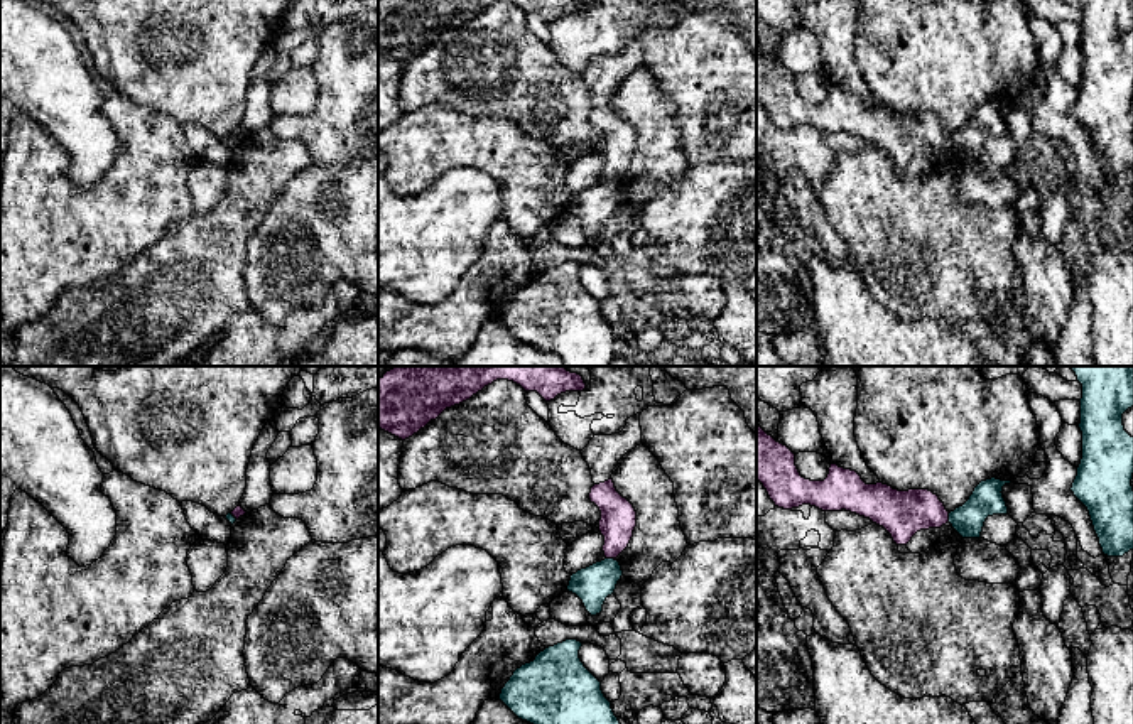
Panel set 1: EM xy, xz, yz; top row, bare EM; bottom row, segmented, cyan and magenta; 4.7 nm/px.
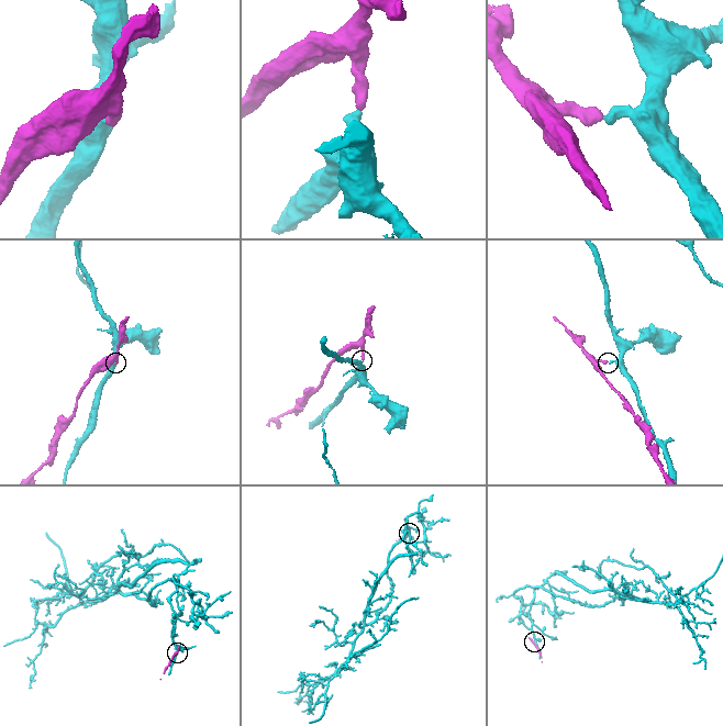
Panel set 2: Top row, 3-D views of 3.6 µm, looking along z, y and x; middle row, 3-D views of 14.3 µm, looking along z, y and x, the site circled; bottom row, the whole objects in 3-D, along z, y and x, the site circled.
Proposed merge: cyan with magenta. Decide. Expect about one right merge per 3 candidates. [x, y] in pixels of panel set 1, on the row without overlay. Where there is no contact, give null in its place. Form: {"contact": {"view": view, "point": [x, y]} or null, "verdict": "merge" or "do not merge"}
{"contact": {"view": "xz", "point": [612, 181]}, "verdict": "do not merge"}

